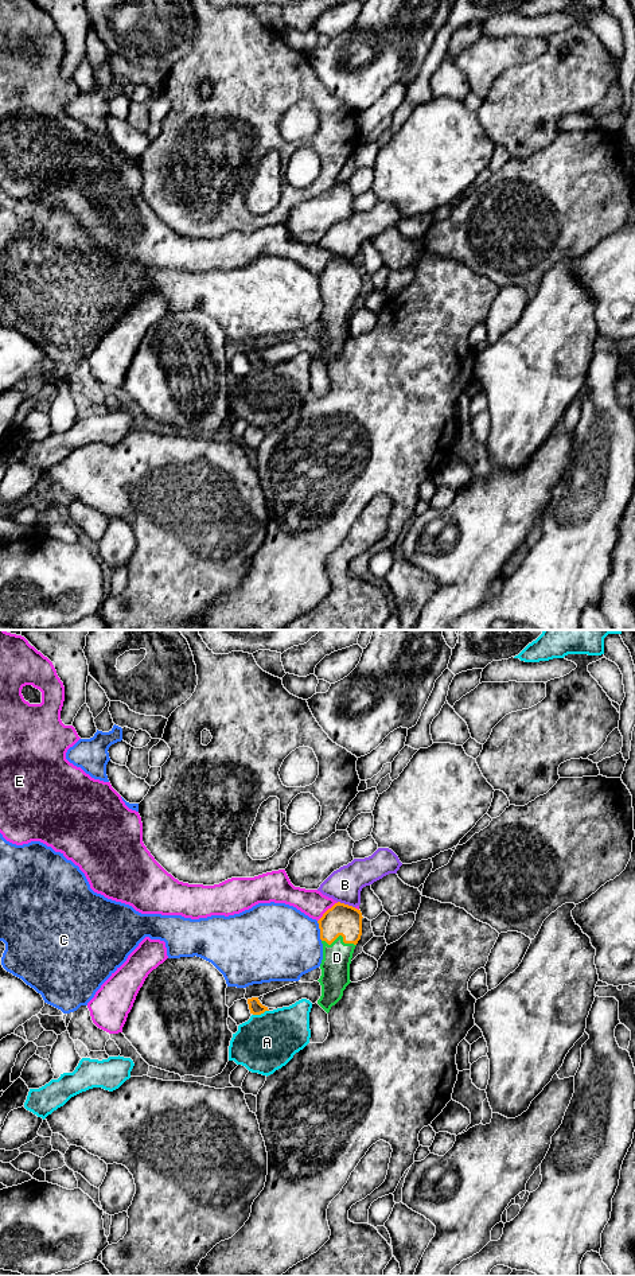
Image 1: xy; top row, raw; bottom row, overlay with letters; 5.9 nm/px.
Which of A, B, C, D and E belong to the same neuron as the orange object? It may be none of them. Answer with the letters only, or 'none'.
D

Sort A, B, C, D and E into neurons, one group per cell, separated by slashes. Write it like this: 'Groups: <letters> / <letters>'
Groups: A / B / C / D / E

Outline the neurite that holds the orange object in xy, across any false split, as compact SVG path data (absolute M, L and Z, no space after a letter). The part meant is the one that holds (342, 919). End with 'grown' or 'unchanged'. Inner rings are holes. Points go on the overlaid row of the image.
M335 903L318 921L323 944L322 996L318 1004L328 1014L343 996L350 981L350 964L354 949L362 935L361 910Z | grown

